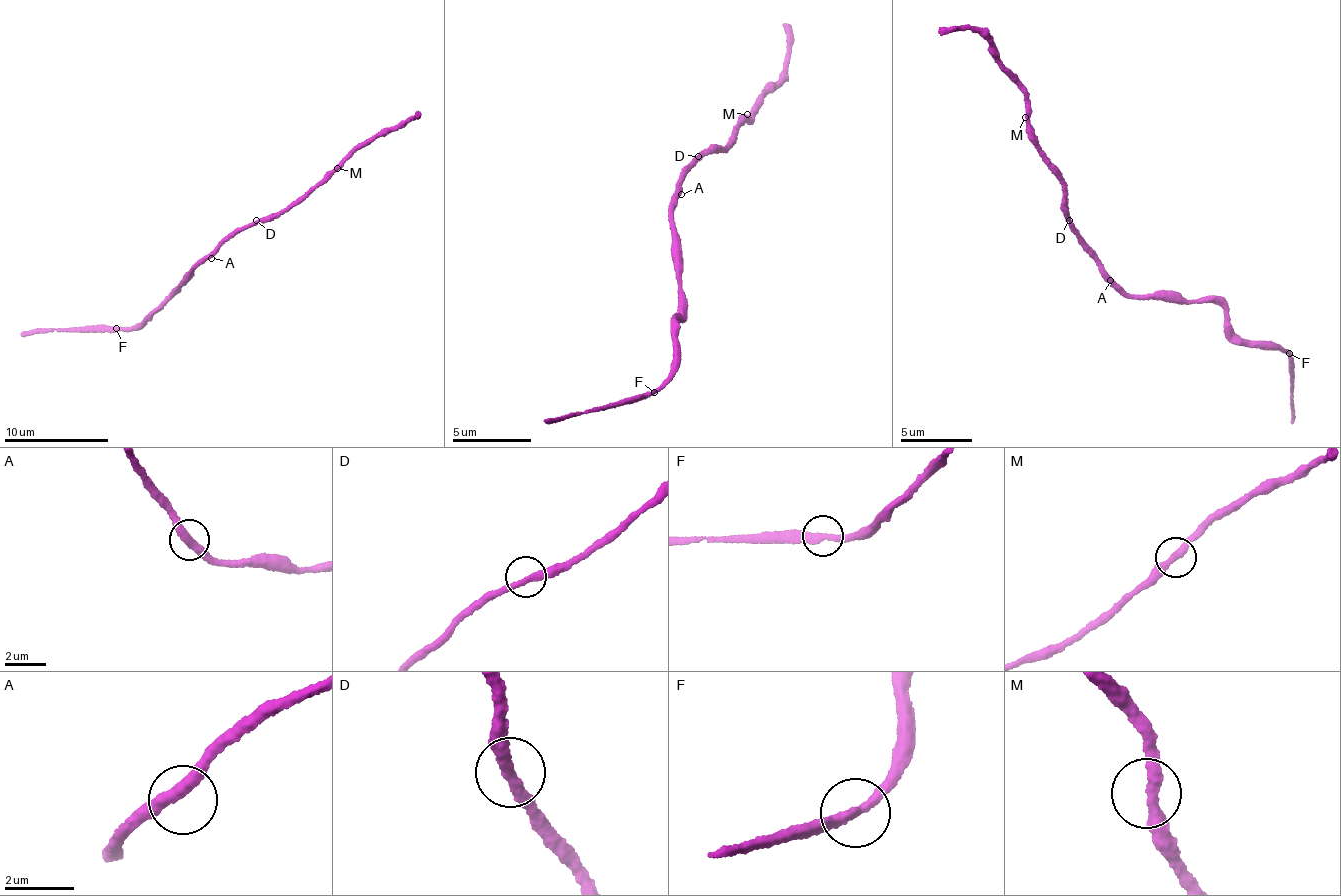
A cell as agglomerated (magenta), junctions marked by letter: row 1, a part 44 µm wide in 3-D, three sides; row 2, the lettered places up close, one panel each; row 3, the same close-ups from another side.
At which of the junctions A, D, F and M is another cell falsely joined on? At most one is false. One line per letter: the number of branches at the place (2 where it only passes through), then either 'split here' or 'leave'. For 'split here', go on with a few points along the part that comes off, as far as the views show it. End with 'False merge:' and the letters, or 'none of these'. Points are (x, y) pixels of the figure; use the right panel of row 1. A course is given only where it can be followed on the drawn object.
A: 2 | leave
D: 2 | leave
F: 2 | leave
M: 2 | leave
False merge: none of these

